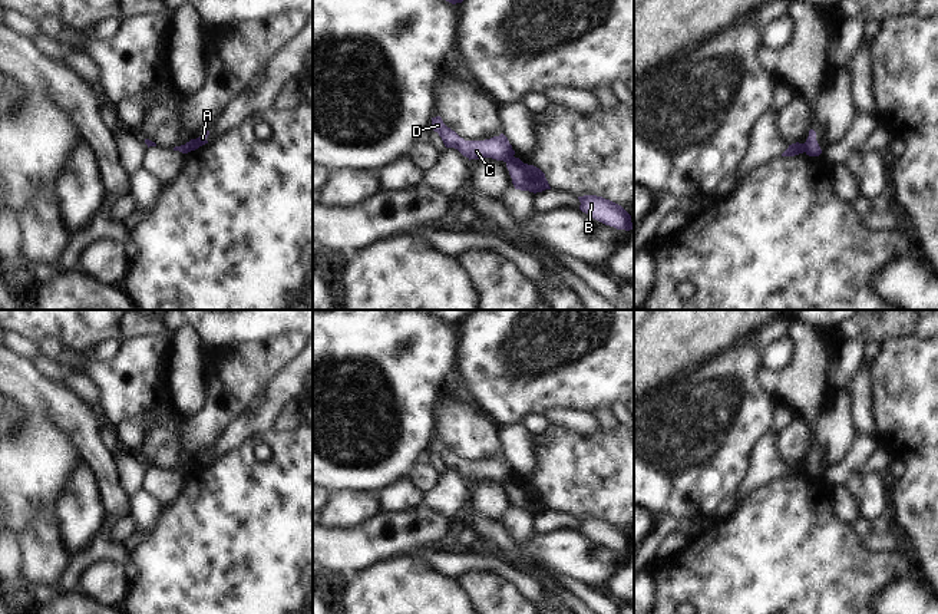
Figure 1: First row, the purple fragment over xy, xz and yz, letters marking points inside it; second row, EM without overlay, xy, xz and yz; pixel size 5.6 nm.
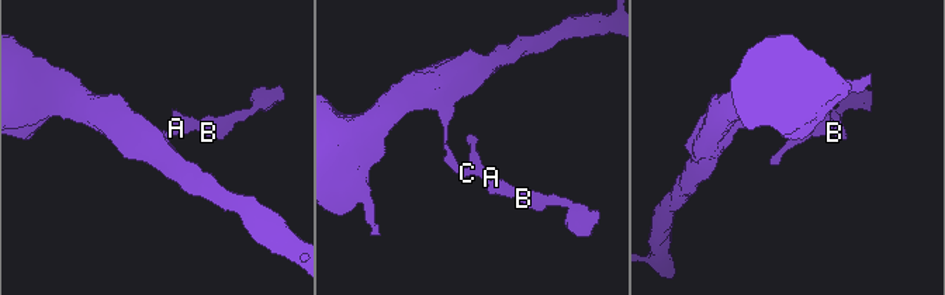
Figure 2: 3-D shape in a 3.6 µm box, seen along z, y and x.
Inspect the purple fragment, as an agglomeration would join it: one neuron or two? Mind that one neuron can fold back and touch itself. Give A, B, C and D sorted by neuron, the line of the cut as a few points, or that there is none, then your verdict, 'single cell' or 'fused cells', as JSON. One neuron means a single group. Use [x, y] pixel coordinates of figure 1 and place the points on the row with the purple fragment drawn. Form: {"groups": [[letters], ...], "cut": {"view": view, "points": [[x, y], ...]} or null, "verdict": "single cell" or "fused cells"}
{"groups": [["A", "B"], ["C", "D"]], "cut": {"view": "xz", "points": [[514, 157], [505, 161]]}, "verdict": "fused cells"}

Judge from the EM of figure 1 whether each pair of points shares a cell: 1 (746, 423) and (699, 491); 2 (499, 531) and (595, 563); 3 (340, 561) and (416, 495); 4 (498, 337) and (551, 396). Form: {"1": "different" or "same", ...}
{"1": "same", "2": "different", "3": "different", "4": "same"}

